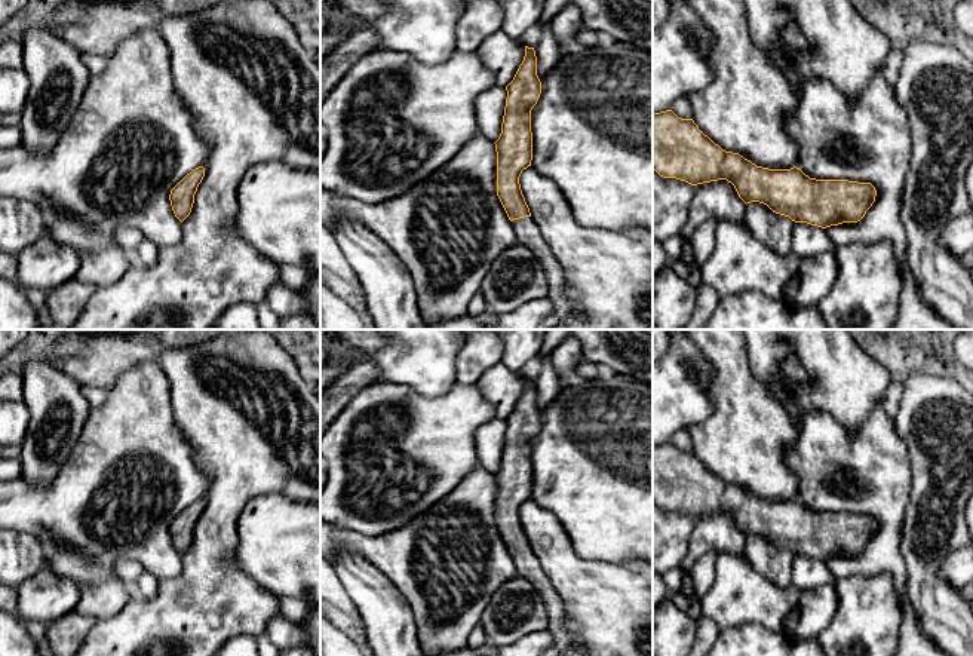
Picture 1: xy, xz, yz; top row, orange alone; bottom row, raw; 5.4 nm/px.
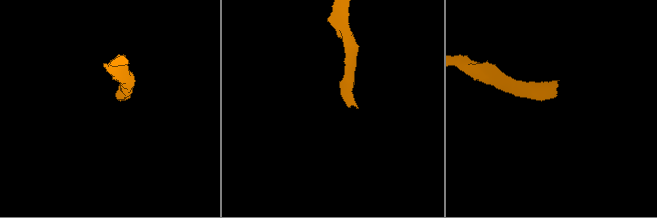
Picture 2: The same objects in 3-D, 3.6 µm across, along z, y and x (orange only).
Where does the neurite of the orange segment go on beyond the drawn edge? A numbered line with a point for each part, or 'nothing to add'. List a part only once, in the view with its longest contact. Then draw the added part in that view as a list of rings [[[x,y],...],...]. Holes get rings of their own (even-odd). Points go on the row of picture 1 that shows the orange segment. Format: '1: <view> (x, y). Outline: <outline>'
1: xz (528, 233). Outline: [[[524,217],[512,221],[519,243],[528,246],[540,260],[547,282],[547,295],[561,319],[567,318],[573,306],[567,297],[564,270],[552,252],[549,243],[544,240],[538,226],[532,217]]]

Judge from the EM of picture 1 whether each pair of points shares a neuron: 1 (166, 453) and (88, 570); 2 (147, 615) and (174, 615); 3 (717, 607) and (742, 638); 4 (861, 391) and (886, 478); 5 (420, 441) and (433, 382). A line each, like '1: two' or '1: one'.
1: two
2: one
3: two
4: two
5: two

